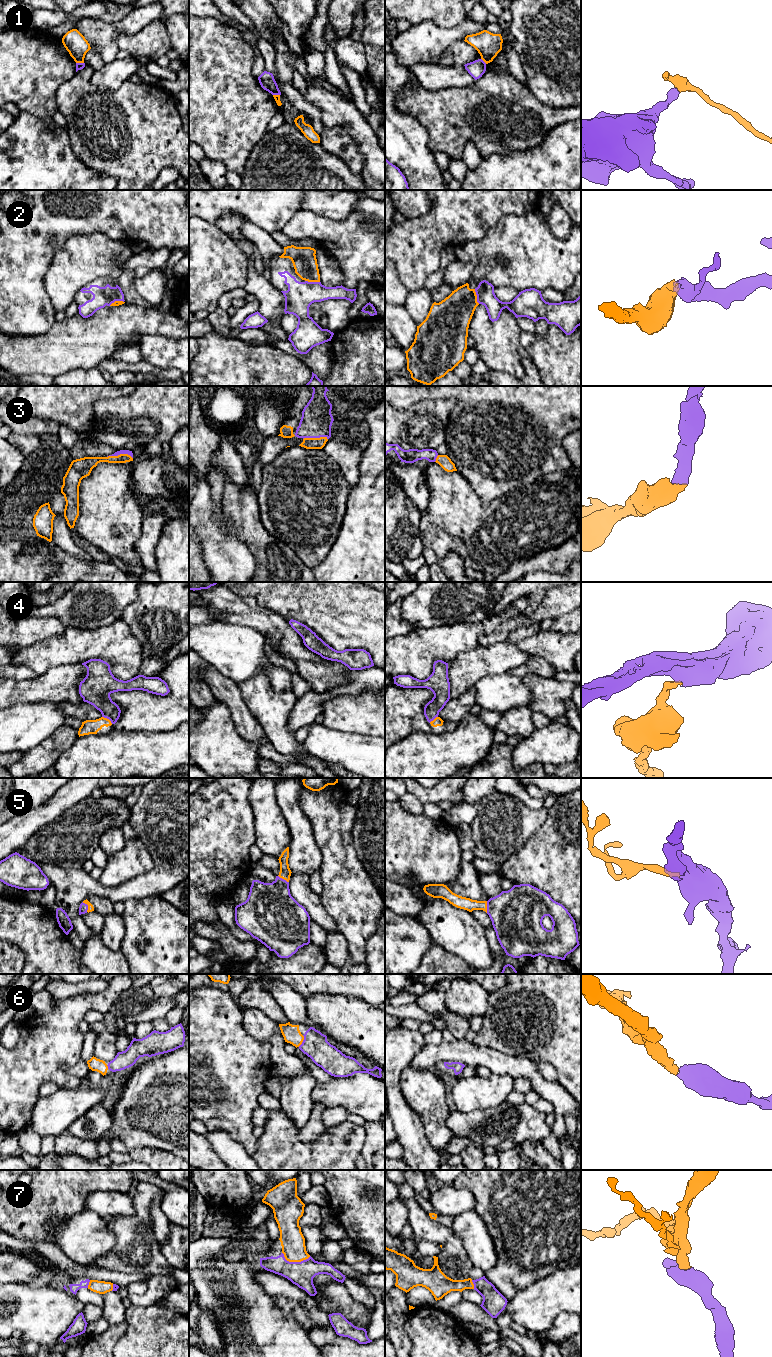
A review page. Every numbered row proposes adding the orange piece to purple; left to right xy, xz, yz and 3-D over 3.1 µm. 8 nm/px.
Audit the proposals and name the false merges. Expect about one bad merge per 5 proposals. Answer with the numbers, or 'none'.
1

